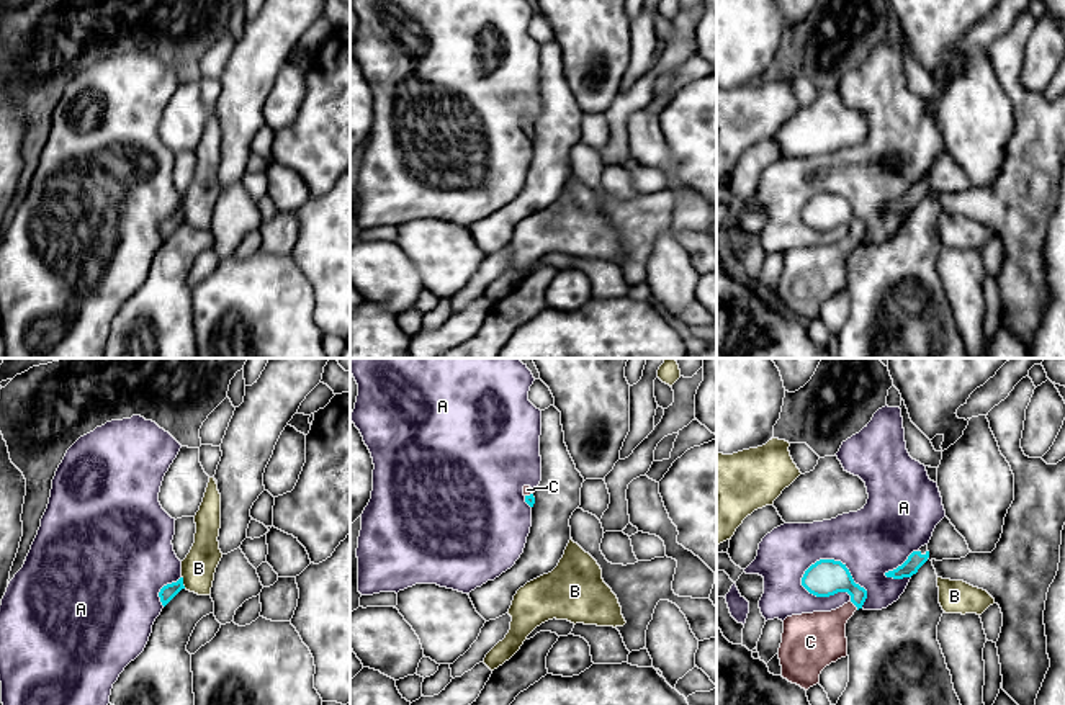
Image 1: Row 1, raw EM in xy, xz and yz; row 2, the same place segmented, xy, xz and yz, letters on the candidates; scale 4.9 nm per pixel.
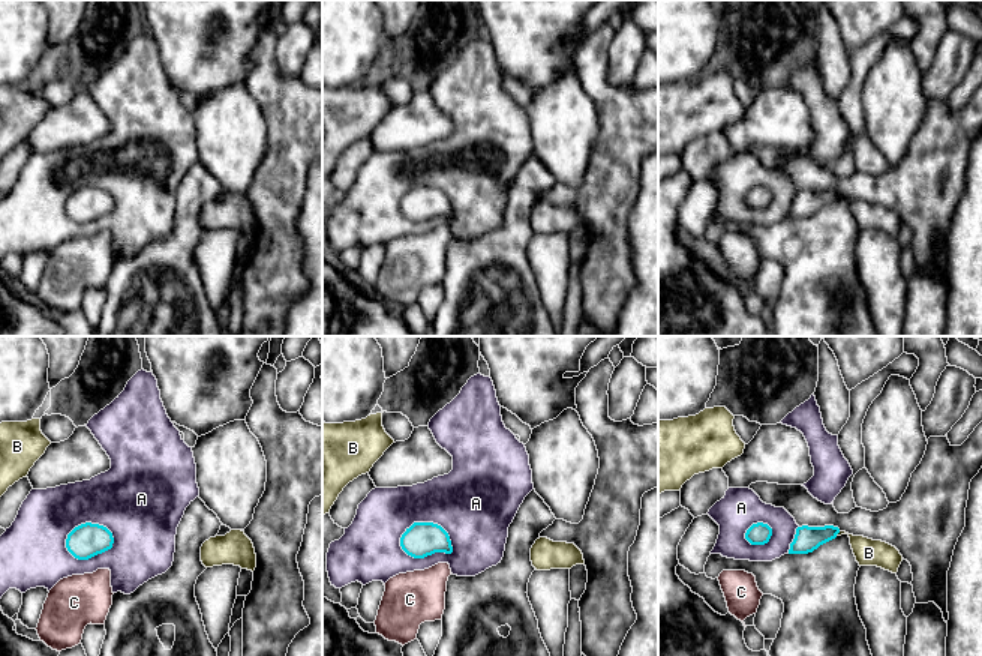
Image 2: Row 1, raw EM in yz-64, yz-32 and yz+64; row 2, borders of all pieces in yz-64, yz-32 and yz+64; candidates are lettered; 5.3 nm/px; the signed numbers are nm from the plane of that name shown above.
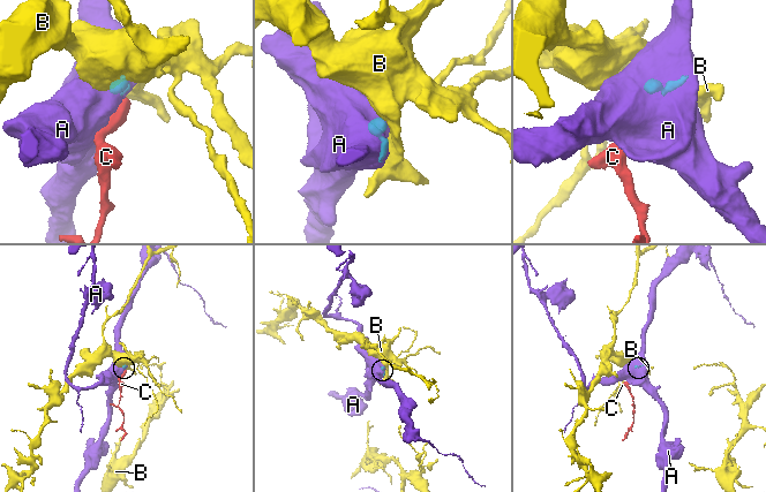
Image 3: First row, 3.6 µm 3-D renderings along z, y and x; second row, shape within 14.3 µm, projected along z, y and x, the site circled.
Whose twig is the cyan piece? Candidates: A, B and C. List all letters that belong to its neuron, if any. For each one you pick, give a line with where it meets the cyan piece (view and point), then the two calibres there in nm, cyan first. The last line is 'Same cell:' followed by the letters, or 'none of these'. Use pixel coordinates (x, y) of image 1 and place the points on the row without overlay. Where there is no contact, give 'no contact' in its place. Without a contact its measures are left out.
C: contact yz (854, 237); calibres 180 and 260 nm
Same cell: C

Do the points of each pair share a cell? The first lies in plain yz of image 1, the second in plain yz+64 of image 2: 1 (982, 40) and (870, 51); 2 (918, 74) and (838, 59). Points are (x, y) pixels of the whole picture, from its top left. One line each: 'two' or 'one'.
1: one
2: one

